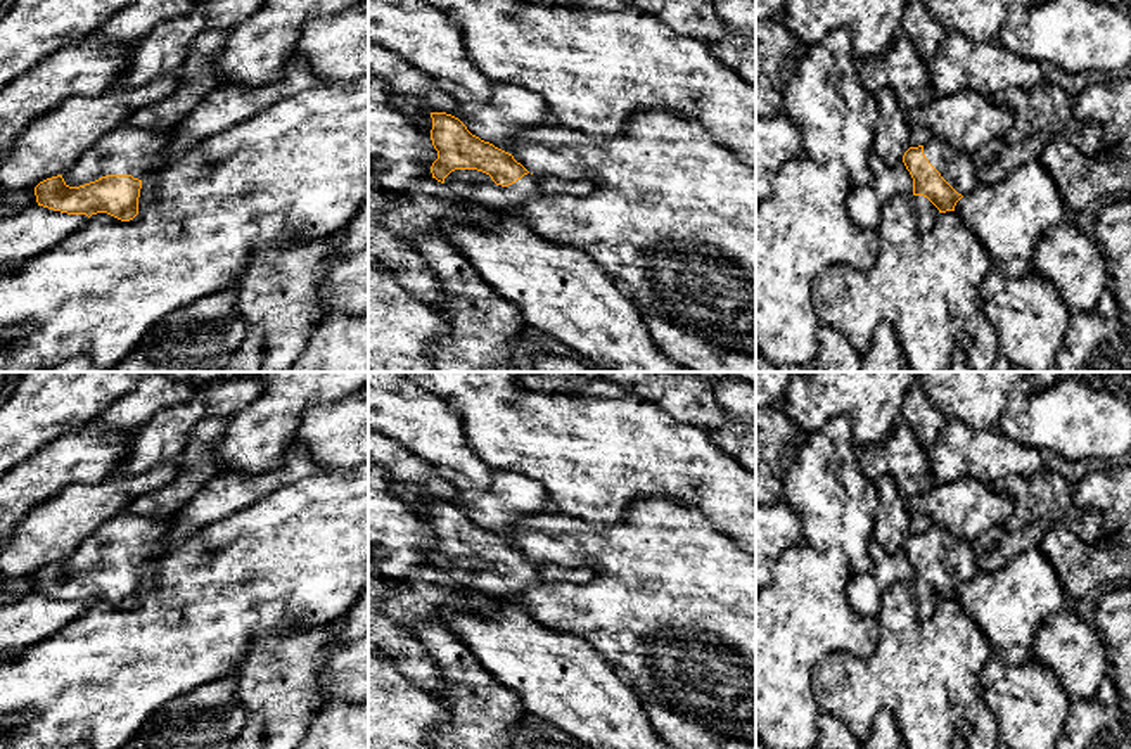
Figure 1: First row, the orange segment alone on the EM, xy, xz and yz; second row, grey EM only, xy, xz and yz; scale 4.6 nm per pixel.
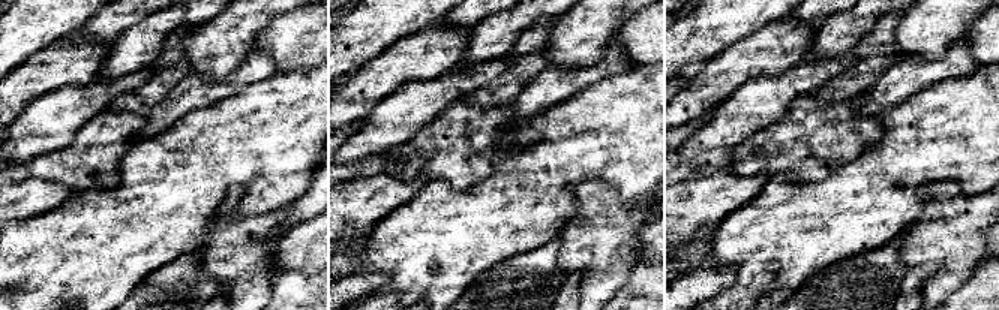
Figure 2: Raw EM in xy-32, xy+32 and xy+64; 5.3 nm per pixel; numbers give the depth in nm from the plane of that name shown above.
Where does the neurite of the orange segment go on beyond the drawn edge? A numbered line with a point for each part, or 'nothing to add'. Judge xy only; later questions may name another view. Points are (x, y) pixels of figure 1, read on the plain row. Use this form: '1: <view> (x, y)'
1: xy (128, 537)

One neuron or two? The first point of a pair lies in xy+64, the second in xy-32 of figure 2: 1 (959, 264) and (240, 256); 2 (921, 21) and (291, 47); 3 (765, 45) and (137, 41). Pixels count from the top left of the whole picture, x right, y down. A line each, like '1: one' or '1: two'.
1: one
2: two
3: two

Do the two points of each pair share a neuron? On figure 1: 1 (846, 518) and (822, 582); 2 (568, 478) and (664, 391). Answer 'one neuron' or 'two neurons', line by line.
1: two neurons
2: two neurons

